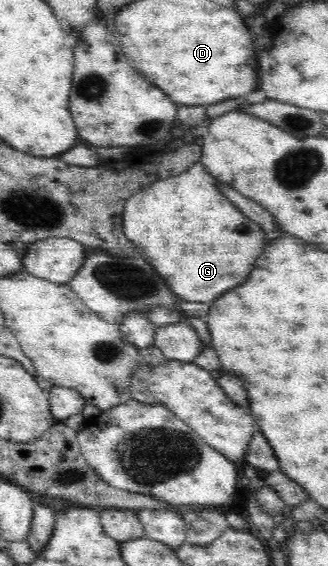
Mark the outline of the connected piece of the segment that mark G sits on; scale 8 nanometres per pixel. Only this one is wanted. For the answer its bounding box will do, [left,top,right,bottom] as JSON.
[123,160,267,302]

